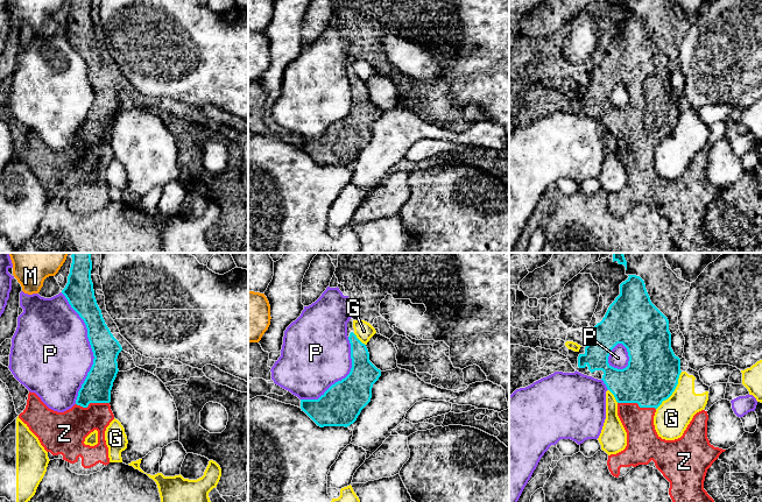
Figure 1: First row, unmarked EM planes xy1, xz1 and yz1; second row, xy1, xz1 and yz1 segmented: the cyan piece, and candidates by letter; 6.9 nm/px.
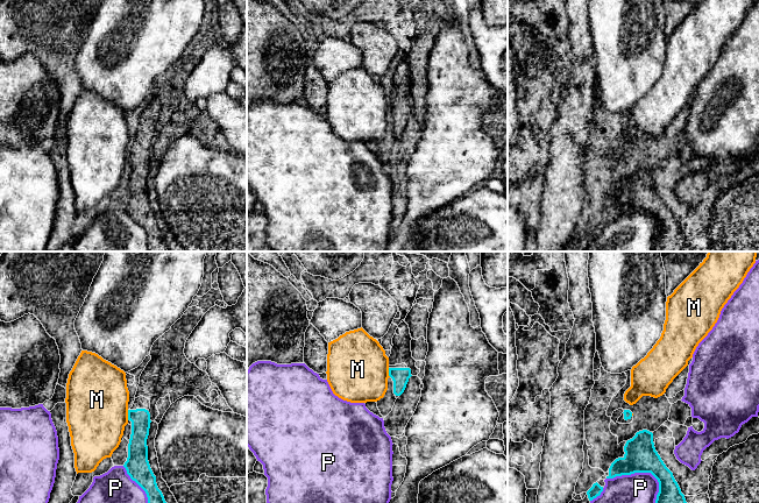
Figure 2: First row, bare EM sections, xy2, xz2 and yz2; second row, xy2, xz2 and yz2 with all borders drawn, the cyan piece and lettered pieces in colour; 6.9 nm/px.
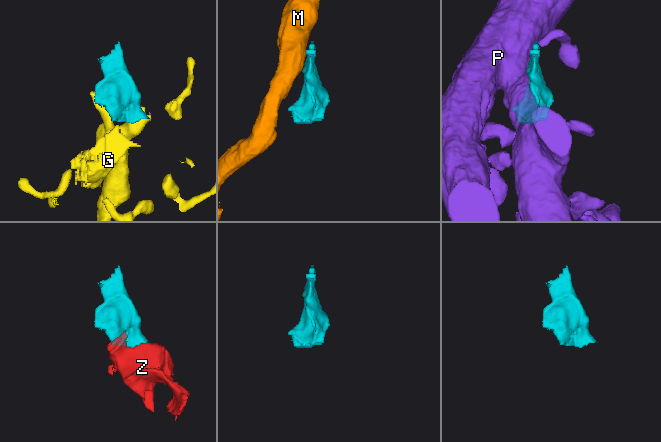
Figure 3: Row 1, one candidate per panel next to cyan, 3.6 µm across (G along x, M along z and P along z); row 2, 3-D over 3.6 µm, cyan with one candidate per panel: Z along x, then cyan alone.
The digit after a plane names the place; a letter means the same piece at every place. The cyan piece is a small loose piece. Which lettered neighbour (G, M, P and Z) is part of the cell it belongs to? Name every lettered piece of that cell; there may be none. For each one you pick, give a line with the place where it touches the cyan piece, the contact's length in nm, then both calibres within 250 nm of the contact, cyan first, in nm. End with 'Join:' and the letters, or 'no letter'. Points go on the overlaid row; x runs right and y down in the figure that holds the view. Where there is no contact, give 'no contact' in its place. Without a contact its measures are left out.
Z: yz1 (636, 402) | 260 nm | 360/200 nm
Join: Z

